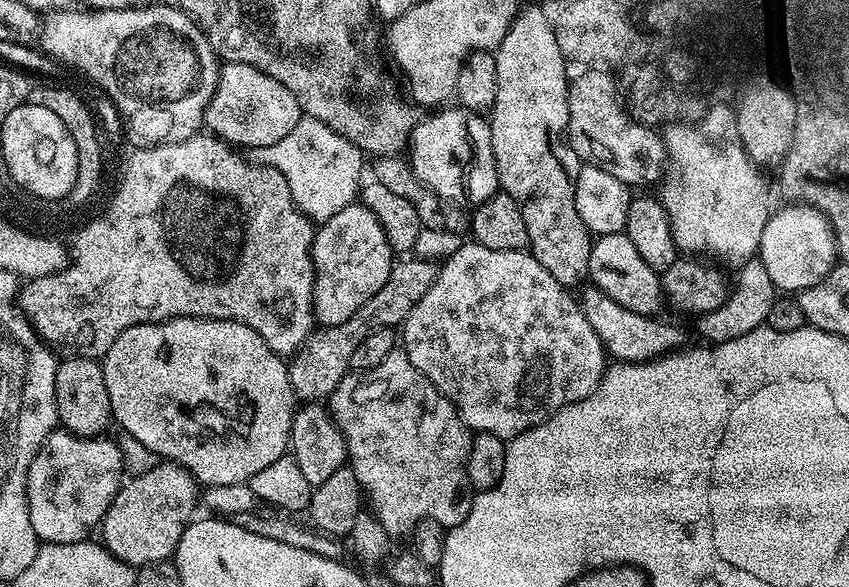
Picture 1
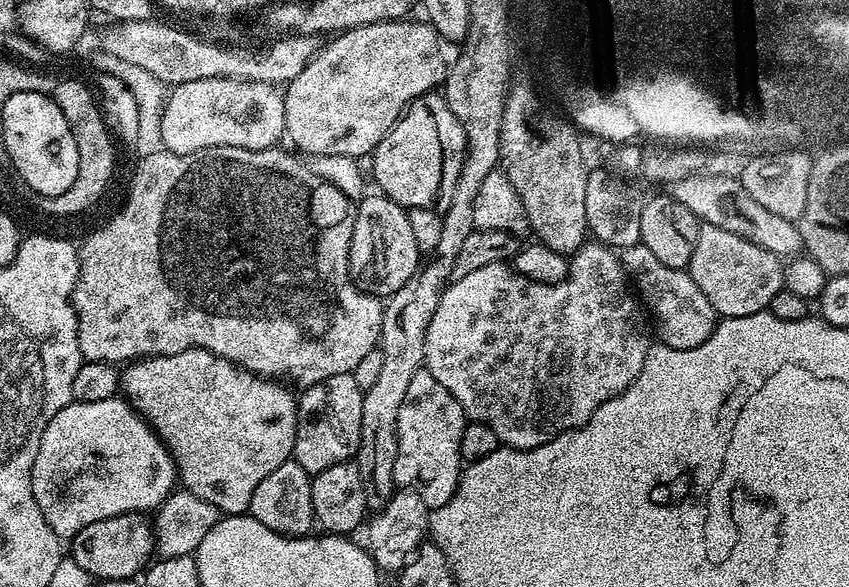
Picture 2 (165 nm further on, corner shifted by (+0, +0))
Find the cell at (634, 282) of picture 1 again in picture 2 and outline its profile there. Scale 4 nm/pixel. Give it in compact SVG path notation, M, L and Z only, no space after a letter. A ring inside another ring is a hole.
M645 244L621 249L620 261L625 273L632 278L645 302L658 319L657 339L672 349L696 349L716 331L718 317L706 294L685 269L674 269L663 264Z

